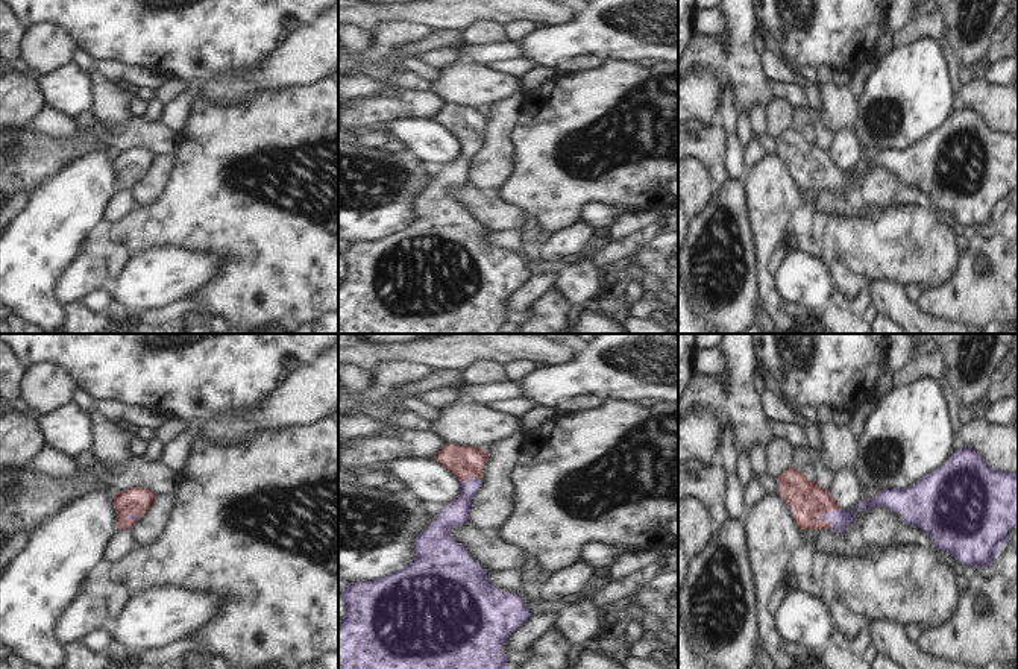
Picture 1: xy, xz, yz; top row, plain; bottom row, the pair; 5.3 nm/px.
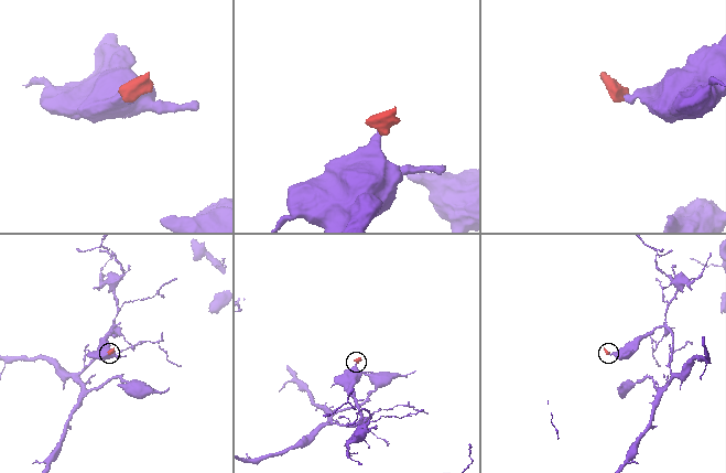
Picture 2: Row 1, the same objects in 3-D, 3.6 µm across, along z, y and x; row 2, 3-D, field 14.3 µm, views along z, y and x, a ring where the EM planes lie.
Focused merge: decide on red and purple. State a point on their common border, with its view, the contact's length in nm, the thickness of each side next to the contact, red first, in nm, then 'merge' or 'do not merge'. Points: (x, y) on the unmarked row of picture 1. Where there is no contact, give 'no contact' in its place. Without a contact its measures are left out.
yz (824, 172) | 130 nm | 200/120 nm | merge

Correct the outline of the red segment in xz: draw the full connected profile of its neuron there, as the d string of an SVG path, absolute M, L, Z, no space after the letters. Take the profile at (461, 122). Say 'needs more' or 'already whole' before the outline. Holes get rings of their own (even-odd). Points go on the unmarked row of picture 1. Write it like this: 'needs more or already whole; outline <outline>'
needs more; outline M446 103L437 112L434 120L460 140L460 153L449 164L443 165L437 177L414 199L413 218L405 228L384 238L347 244L346 249L340 253L346 267L346 273L338 281L338 334L505 334L508 329L505 302L508 296L514 290L522 287L531 275L517 255L492 247L485 241L487 231L476 225L469 217L467 211L451 197L452 188L457 188L467 182L470 161L479 150L479 141L482 138L482 129L485 124L484 108L466 108L454 103Z

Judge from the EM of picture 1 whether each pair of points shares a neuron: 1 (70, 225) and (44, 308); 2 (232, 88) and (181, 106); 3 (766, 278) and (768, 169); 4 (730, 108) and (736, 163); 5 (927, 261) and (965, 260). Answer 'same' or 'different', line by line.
1: same
2: different
3: same
4: same
5: different

